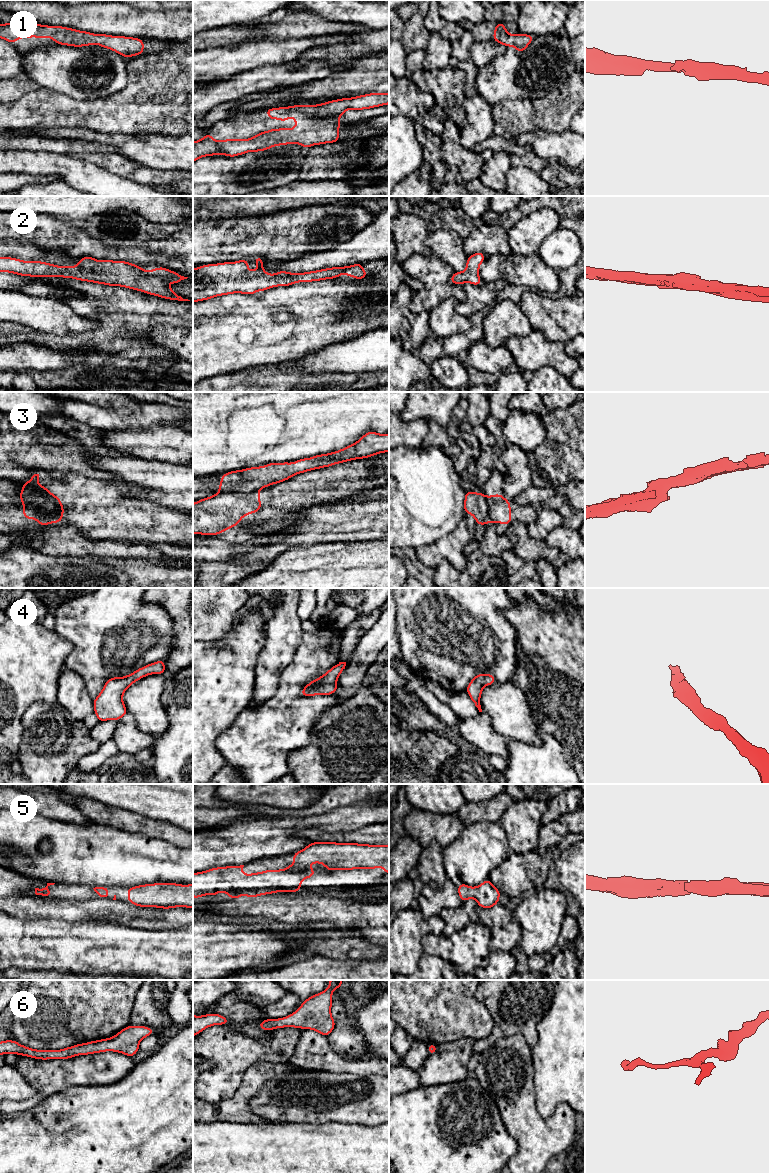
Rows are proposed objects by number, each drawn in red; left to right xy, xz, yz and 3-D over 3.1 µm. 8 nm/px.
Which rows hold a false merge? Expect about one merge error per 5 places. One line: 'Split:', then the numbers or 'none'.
Split: 3

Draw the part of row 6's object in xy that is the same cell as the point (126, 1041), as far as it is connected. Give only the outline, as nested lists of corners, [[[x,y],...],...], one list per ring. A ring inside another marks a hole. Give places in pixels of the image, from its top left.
[[[128,1025],[111,1038],[76,1044],[61,1050],[36,1050],[23,1046],[15,1040],[5,1040],[0,1042],[0,1055],[13,1053],[33,1059],[53,1060],[113,1051],[133,1057],[139,1051],[140,1041],[152,1034],[155,1034],[155,1032],[150,1027]]]

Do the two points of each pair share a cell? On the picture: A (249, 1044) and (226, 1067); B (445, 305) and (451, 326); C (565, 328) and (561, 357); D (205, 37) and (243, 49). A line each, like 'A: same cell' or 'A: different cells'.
A: same cell
B: same cell
C: different cells
D: different cells

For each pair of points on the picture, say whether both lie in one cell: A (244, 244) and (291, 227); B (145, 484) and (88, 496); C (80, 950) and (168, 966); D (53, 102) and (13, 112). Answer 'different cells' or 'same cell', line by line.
A: same cell
B: different cells
C: same cell
D: same cell

